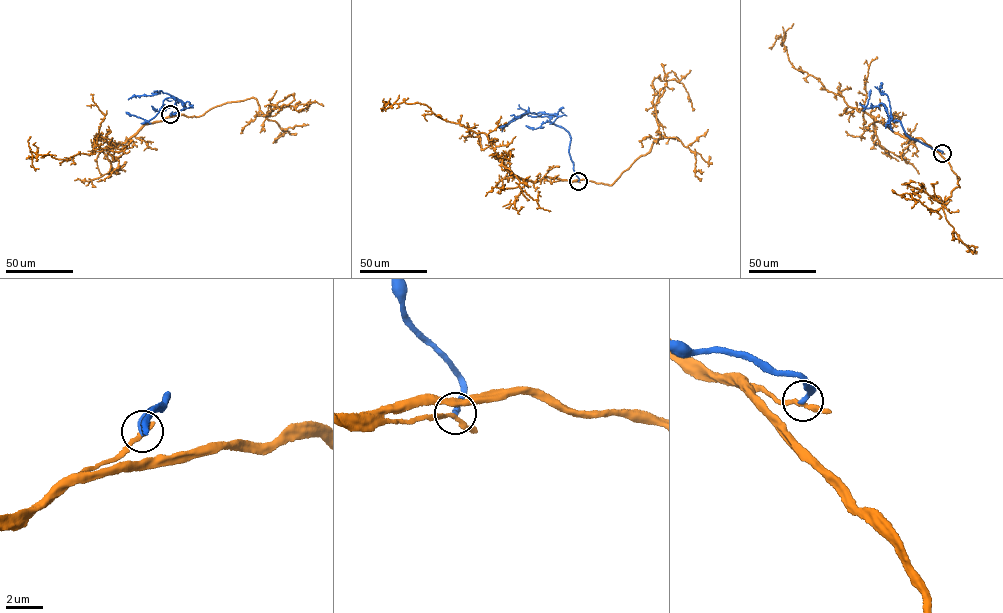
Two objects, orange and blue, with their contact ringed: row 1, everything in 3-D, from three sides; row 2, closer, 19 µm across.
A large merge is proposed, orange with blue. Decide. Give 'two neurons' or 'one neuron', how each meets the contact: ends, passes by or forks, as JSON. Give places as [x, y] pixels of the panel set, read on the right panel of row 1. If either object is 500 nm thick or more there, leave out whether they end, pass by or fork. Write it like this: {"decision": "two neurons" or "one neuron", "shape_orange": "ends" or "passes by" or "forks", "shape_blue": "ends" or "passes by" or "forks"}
{"decision": "two neurons", "shape_orange": "passes by", "shape_blue": "ends"}

